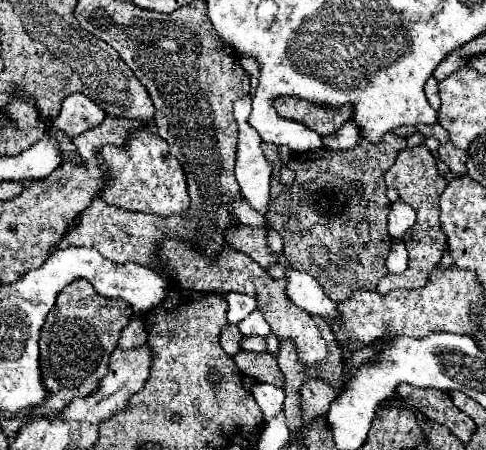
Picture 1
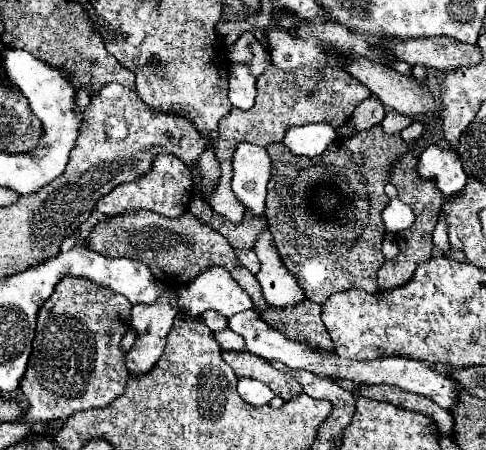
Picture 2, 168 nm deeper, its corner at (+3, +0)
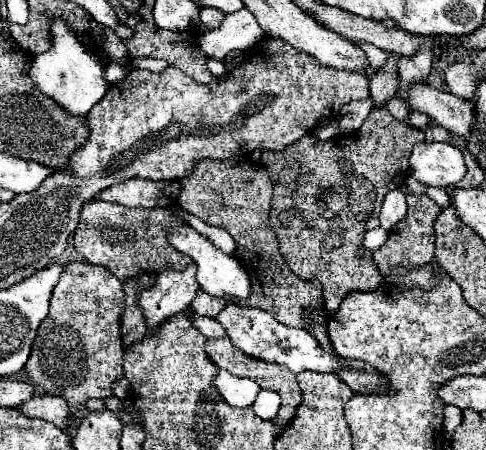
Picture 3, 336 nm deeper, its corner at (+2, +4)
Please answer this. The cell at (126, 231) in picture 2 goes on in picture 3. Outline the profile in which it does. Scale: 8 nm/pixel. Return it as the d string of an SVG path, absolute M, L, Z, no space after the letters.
M90 200L80 210L80 222L74 230L74 248L90 264L106 266L122 282L136 272L162 272L168 268L182 270L192 260L186 260L182 252L174 252L174 248L166 244L166 228L170 224L182 224L182 218L174 216L168 208L146 210Z

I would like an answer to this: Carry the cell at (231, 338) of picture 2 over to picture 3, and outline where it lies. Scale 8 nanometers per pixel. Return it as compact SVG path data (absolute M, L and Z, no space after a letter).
M190 312L190 322L194 324L194 328L198 328L206 338L222 338L226 336L226 332L222 332L220 324L214 318L206 318L206 316L198 316L194 312Z

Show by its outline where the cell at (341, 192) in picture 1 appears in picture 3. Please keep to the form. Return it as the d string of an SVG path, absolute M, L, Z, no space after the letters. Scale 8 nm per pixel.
M382 106L372 108L362 128L354 134L334 136L326 142L318 142L312 134L308 134L282 152L262 152L260 162L268 170L268 176L274 184L270 226L278 236L280 252L296 276L302 276L304 280L322 280L324 308L330 314L338 312L340 302L350 292L370 292L384 282L384 276L378 272L378 266L372 260L372 252L362 244L362 238L366 230L378 226L378 214L388 190L400 186L394 178L398 178L398 182L406 180L410 170L408 158L414 144L418 142L424 142L424 130L410 126L408 120L396 120Z

